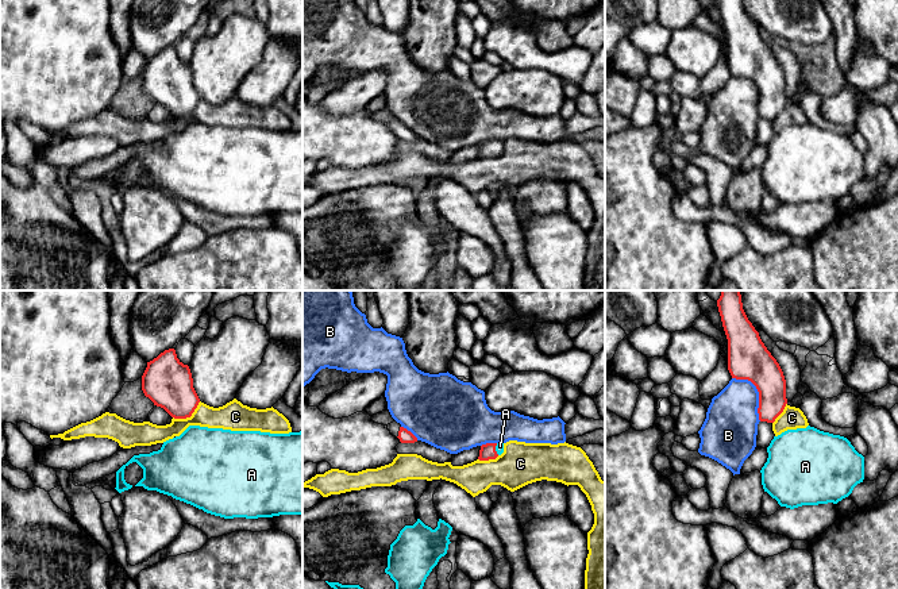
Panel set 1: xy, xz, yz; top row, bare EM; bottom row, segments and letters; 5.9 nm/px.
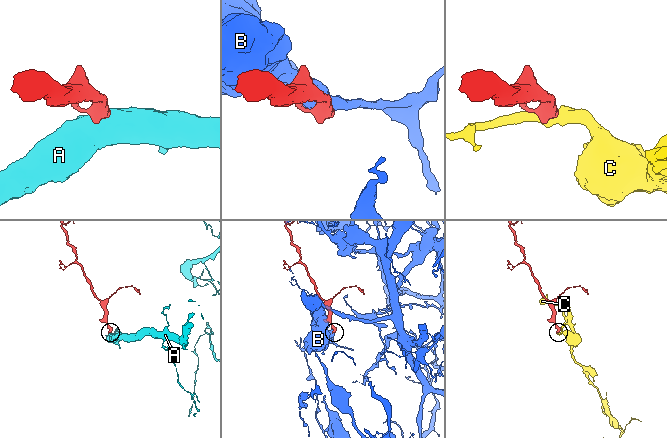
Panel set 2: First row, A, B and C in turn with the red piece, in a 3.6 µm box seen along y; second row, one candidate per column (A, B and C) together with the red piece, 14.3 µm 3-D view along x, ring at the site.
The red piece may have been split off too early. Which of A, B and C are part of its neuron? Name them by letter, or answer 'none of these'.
A

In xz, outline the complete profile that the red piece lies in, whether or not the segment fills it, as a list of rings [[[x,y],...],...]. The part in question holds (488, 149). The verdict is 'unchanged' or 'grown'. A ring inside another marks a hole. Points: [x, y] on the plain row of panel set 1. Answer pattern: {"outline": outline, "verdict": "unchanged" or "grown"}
{"outline": [[[486,140],[481,143],[479,158],[496,157],[504,150],[504,140]]], "verdict": "grown"}

